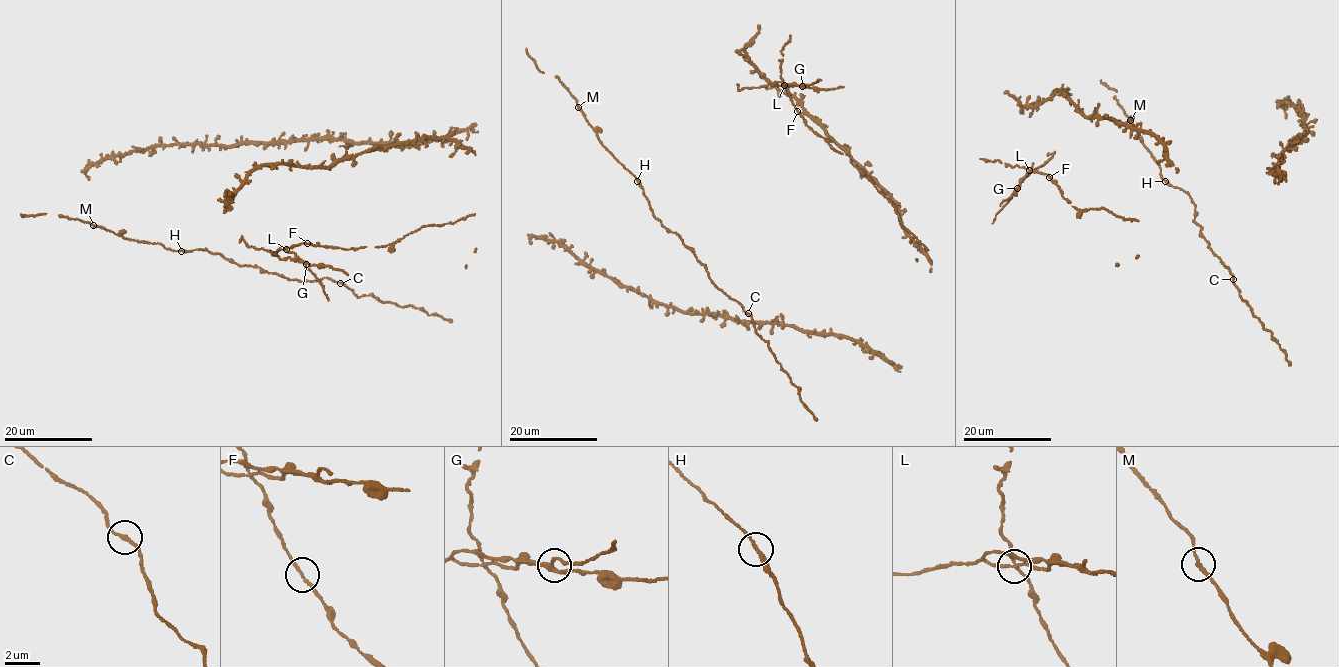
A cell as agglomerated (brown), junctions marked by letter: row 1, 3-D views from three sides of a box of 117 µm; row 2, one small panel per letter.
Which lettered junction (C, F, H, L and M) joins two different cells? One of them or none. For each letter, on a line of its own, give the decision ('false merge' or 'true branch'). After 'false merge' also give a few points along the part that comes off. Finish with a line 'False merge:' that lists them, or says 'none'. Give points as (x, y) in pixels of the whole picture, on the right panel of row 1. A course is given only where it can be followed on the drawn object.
C: true branch
F: true branch
H: true branch
L: false merge; foreign part runs (1029, 170), (1022, 180), (1052, 154), (1047, 156)
M: true branch
False merge: L

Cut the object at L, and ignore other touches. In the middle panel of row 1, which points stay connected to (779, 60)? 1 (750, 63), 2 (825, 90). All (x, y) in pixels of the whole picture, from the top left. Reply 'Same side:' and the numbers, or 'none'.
Same side: 1

